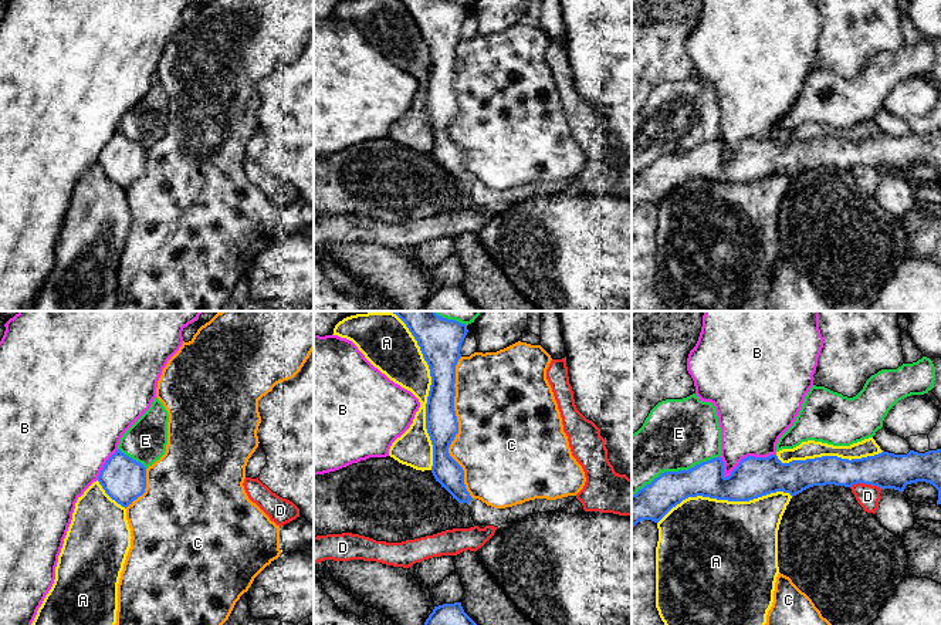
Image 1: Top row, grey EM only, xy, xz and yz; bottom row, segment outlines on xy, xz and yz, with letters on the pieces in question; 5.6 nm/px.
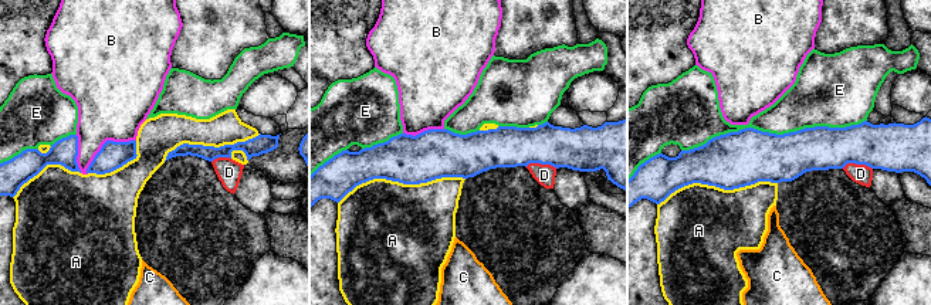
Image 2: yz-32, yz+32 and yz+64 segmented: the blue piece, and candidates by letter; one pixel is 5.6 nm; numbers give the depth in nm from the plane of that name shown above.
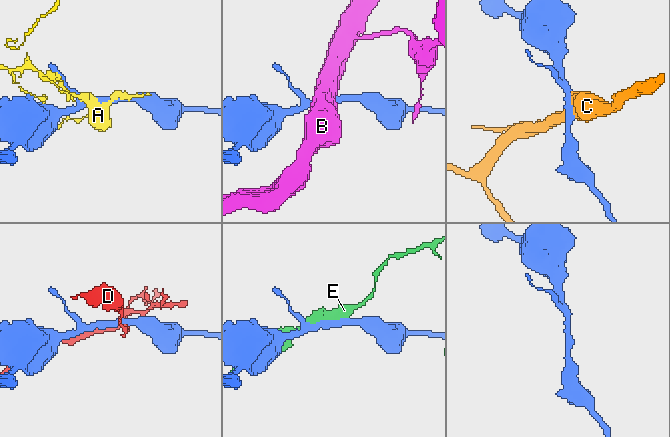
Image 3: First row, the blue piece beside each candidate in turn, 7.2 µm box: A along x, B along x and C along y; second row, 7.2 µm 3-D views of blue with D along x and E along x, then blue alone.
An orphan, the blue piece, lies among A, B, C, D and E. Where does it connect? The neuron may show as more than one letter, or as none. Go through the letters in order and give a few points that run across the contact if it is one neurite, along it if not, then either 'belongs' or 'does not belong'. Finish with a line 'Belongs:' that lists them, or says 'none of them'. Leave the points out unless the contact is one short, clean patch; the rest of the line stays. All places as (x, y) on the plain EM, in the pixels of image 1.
A: belongs
B: line yz (775, 135), (745, 138), (727, 158), (723, 158); does not belong
C: does not belong
D: line yz (850, 168), (870, 165), (880, 171); does not belong
E: does not belong
Belongs: A

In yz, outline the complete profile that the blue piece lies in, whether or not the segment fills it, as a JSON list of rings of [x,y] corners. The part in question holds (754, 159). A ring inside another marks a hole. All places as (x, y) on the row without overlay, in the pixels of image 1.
[[[941,131],[928,132],[925,135],[910,132],[907,136],[894,136],[883,132],[881,135],[874,138],[852,142],[837,138],[822,138],[806,142],[792,142],[789,145],[782,145],[776,136],[771,136],[768,139],[748,138],[739,143],[739,146],[731,153],[728,159],[724,158],[722,141],[714,139],[711,142],[695,146],[688,152],[664,153],[650,166],[646,166],[643,170],[640,170],[636,176],[632,176],[632,210],[642,202],[651,202],[654,205],[659,205],[673,189],[680,186],[683,182],[697,178],[728,183],[749,183],[776,173],[789,175],[793,179],[813,168],[835,166],[852,169],[857,165],[904,173],[907,166],[917,163],[932,166],[938,172],[937,186],[941,186]]]

